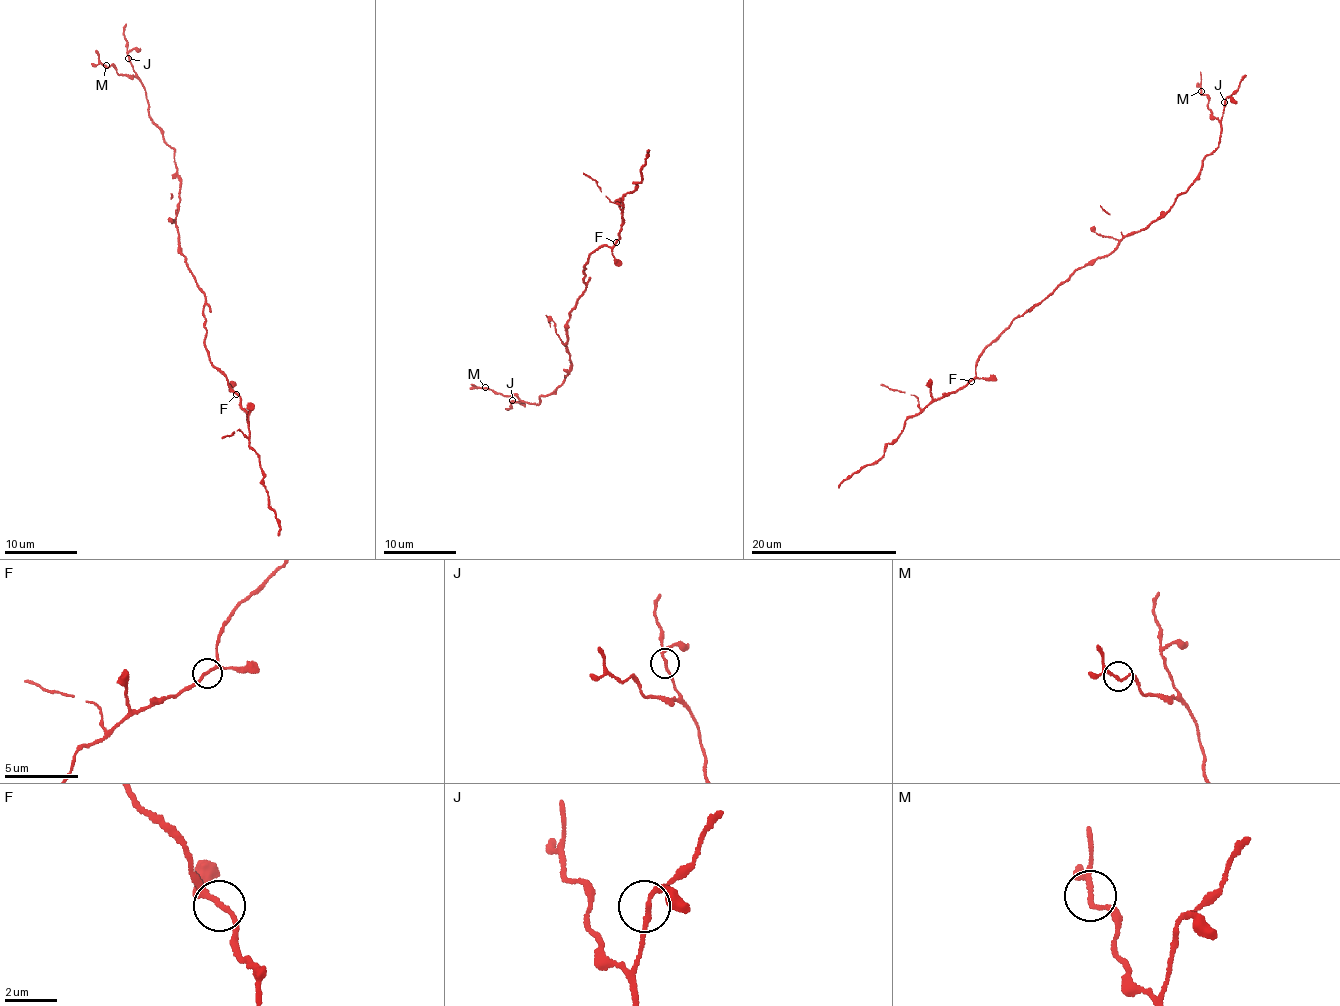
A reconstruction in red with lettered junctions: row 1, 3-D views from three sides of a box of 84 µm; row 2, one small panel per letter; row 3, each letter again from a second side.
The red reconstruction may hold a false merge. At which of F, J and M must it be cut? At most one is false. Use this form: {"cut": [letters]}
{"cut": []}

